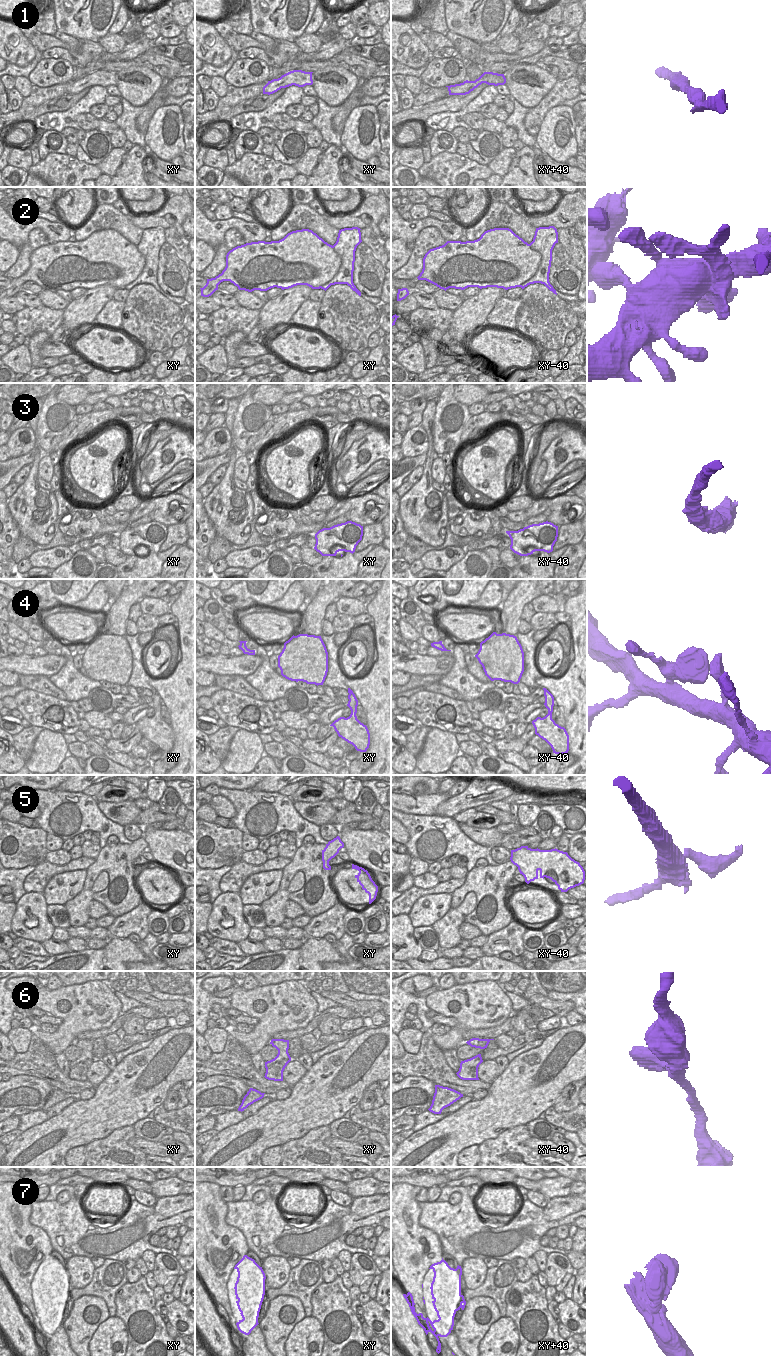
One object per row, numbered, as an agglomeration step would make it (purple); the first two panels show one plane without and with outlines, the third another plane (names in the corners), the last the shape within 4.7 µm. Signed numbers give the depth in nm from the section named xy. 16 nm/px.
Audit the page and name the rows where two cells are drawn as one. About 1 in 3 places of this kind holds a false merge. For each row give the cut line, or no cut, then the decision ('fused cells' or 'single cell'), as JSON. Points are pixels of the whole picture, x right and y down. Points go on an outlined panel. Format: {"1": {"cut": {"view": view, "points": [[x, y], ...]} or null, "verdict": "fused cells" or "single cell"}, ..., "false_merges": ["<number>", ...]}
{"1": {"cut": null, "verdict": "single cell"}, "2": {"cut": {"view": "xy-40", "points": [[530, 244], [540, 253], [541, 262], [538, 270], [519, 286]]}, "verdict": "fused cells"}, "3": {"cut": null, "verdict": "single cell"}, "4": {"cut": null, "verdict": "single cell"}, "5": {"cut": {"view": "xy", "points": [[323, 850], [327, 853], [328, 861]]}, "verdict": "fused cells"}, "6": {"cut": null, "verdict": "single cell"}, "7": {"cut": {"view": "xy", "points": [[242, 1319], [254, 1321], [257, 1324]]}, "verdict": "fused cells"}, "false_merges": ["2", "5", "7"]}

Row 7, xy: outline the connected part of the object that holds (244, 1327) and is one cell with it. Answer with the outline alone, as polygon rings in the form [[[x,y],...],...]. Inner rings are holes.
[[[243,1319],[242,1320],[239,1320],[237,1323],[237,1328],[238,1330],[245,1334],[245,1335],[249,1335],[251,1333],[251,1331],[257,1326],[257,1322],[249,1322],[249,1321],[244,1321]]]

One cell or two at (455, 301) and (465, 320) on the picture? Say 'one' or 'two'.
two

